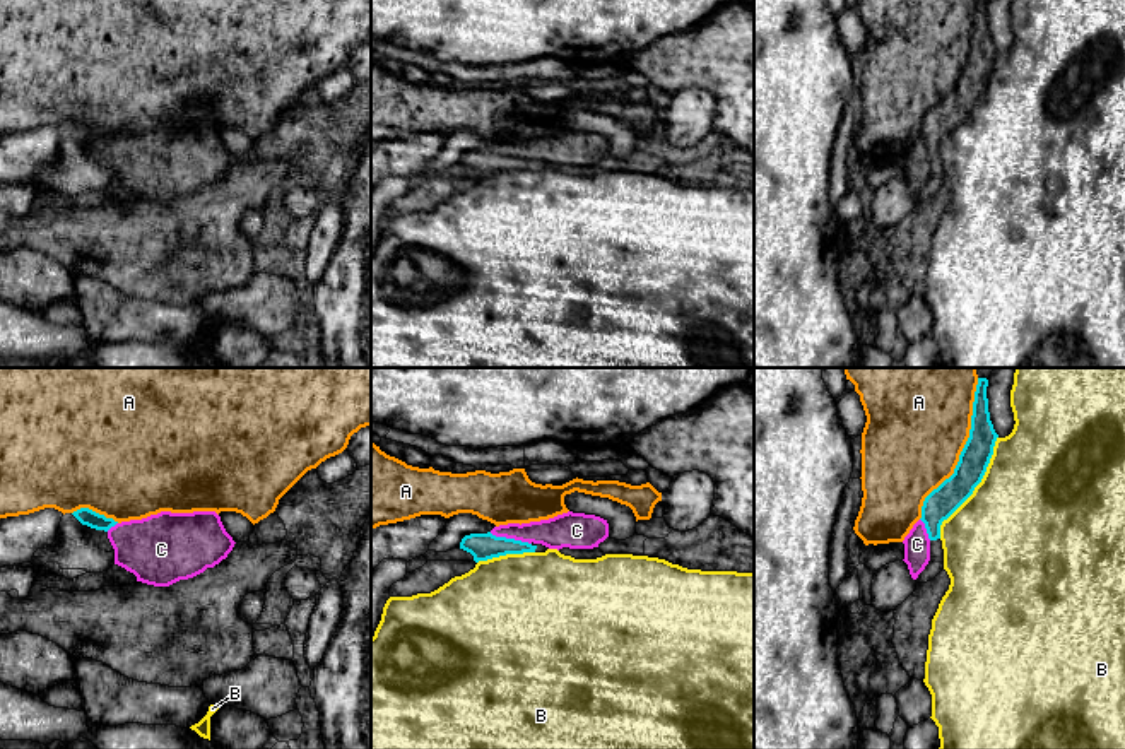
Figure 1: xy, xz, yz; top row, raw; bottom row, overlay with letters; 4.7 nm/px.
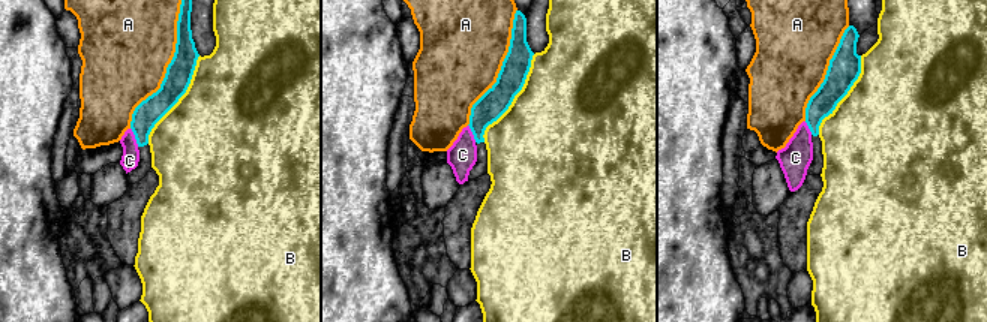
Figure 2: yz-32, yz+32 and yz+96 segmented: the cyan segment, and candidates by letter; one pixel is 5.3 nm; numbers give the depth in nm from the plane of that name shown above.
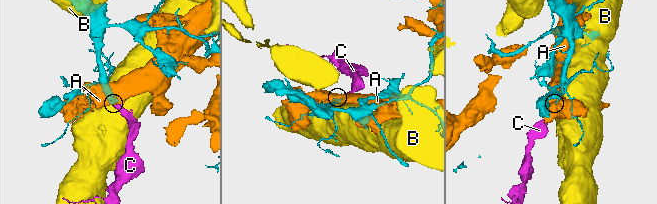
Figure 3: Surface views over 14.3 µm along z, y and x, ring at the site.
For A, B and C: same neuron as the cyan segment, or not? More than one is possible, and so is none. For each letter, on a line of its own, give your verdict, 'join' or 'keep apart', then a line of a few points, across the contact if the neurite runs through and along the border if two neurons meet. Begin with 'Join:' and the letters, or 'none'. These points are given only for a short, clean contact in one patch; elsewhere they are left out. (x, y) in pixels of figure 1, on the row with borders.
Join: C
A: keep apart
B: keep apart
C: join; line xz (482, 546), (510, 539), (527, 532), (558, 532)

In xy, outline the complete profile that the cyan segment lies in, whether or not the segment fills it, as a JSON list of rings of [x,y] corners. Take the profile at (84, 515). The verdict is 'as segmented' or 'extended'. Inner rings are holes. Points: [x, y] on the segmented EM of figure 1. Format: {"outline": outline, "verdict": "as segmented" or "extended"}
{"outline": [[[89,508],[72,515],[82,525],[104,530],[115,549],[115,564],[154,587],[169,587],[214,568],[236,544],[215,511],[161,511],[121,523]]], "verdict": "extended"}

